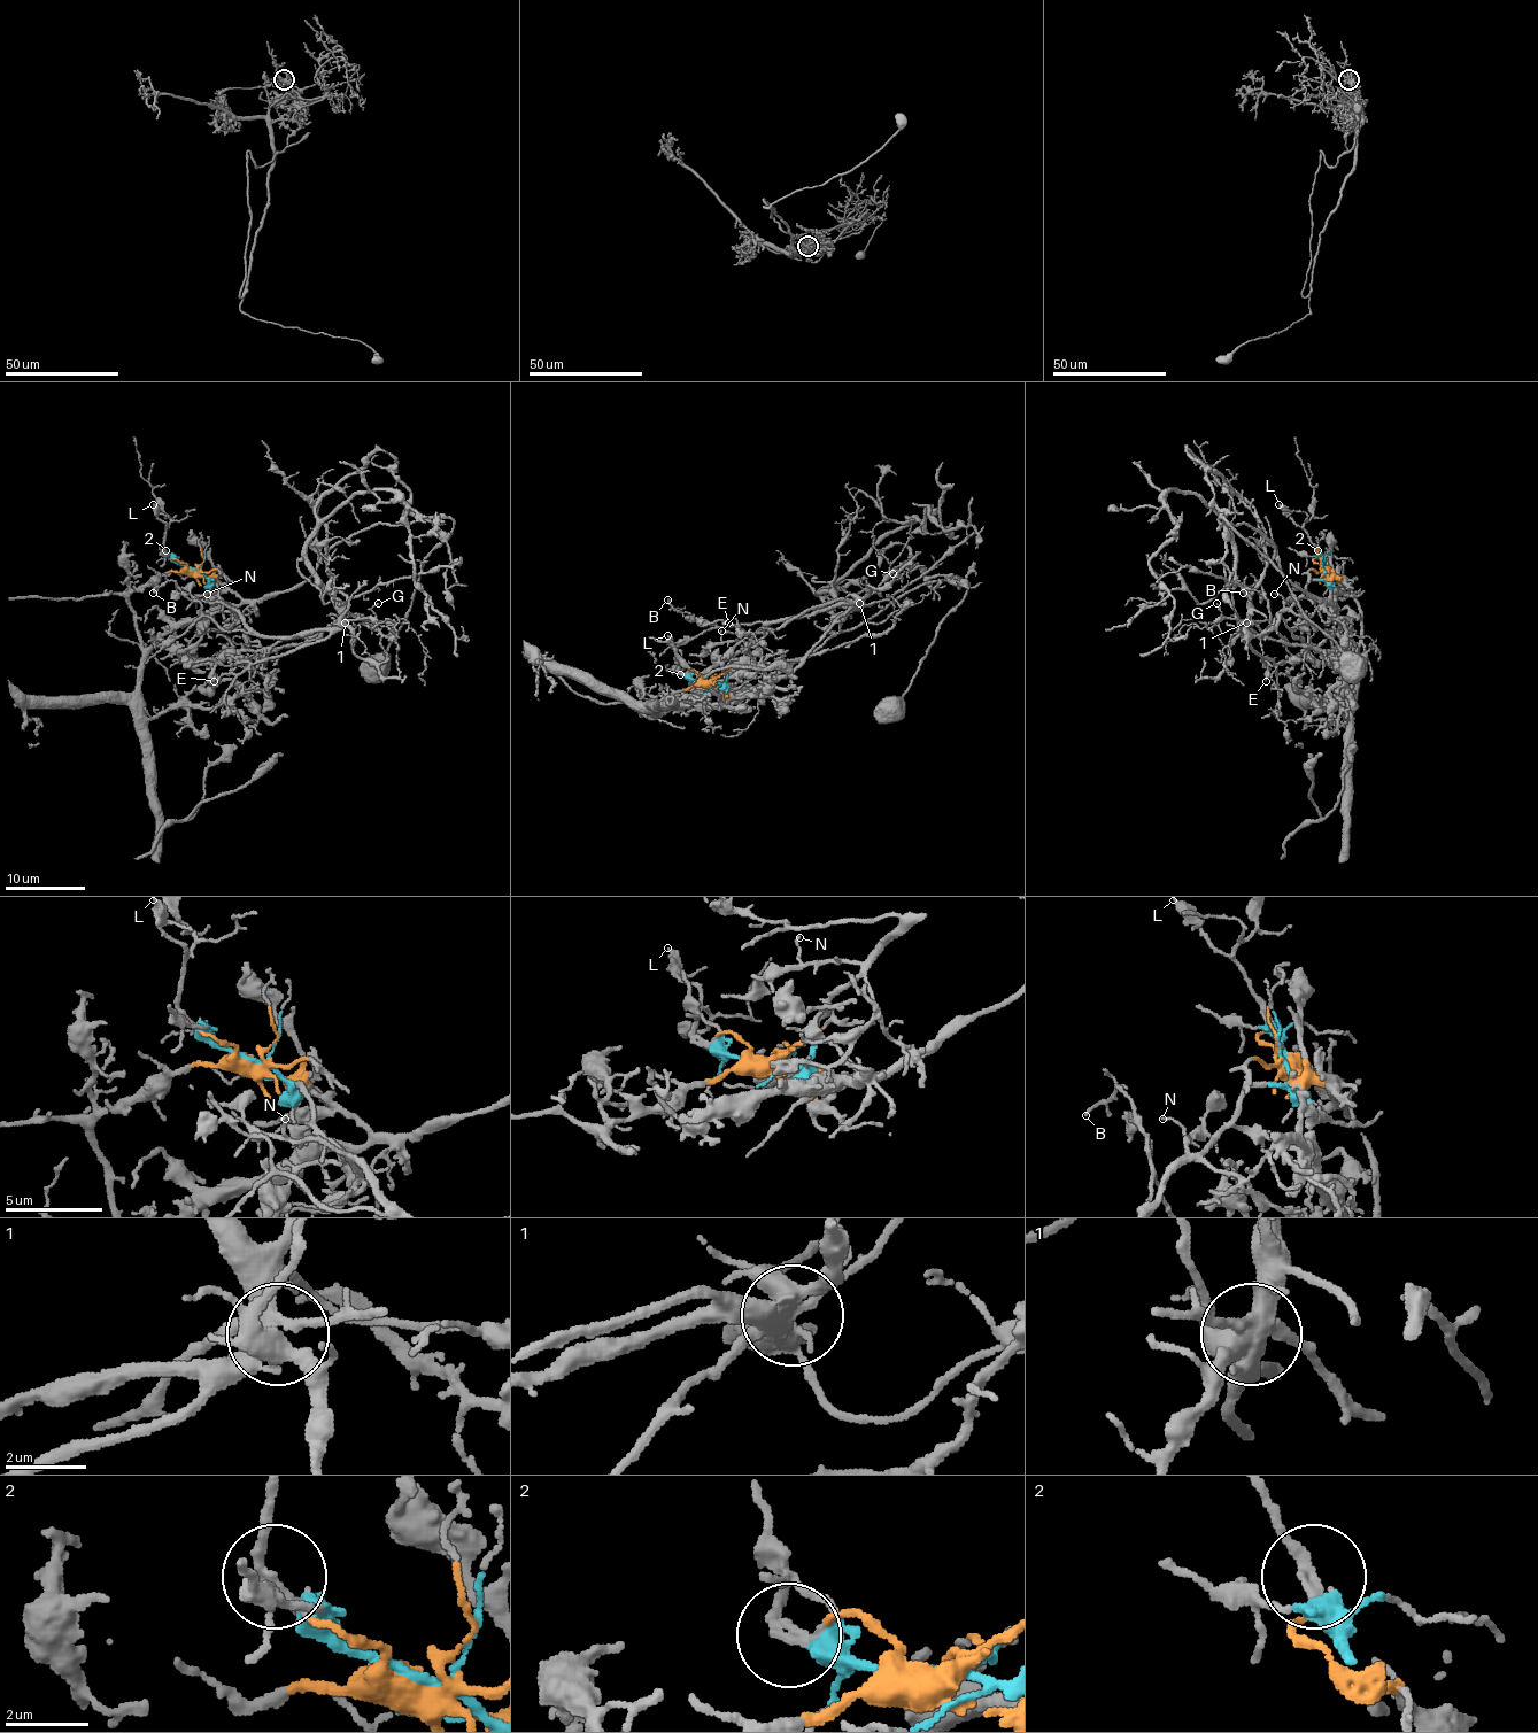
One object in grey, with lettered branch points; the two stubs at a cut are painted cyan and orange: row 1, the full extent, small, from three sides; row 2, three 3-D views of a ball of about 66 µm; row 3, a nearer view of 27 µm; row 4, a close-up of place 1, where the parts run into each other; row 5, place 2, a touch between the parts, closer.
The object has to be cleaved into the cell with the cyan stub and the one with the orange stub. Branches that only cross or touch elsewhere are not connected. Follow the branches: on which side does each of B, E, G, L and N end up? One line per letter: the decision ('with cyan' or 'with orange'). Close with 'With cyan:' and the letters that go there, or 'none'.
B: with cyan
E: with cyan
G: with cyan
L: with cyan
N: with cyan
With cyan: B, E, G, L, N

